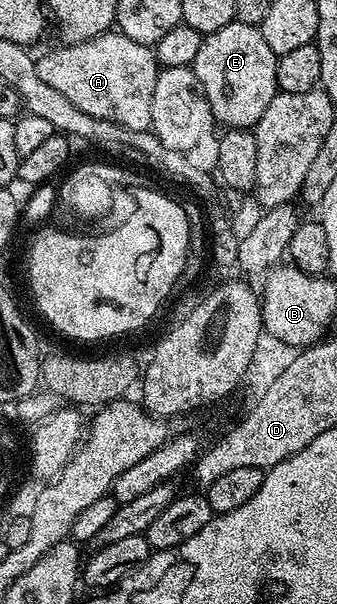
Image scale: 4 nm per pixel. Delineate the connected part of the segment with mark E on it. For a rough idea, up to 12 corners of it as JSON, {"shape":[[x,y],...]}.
{"shape":[[236,20],[204,35],[192,71],[218,123],[257,125],[278,55]]}

